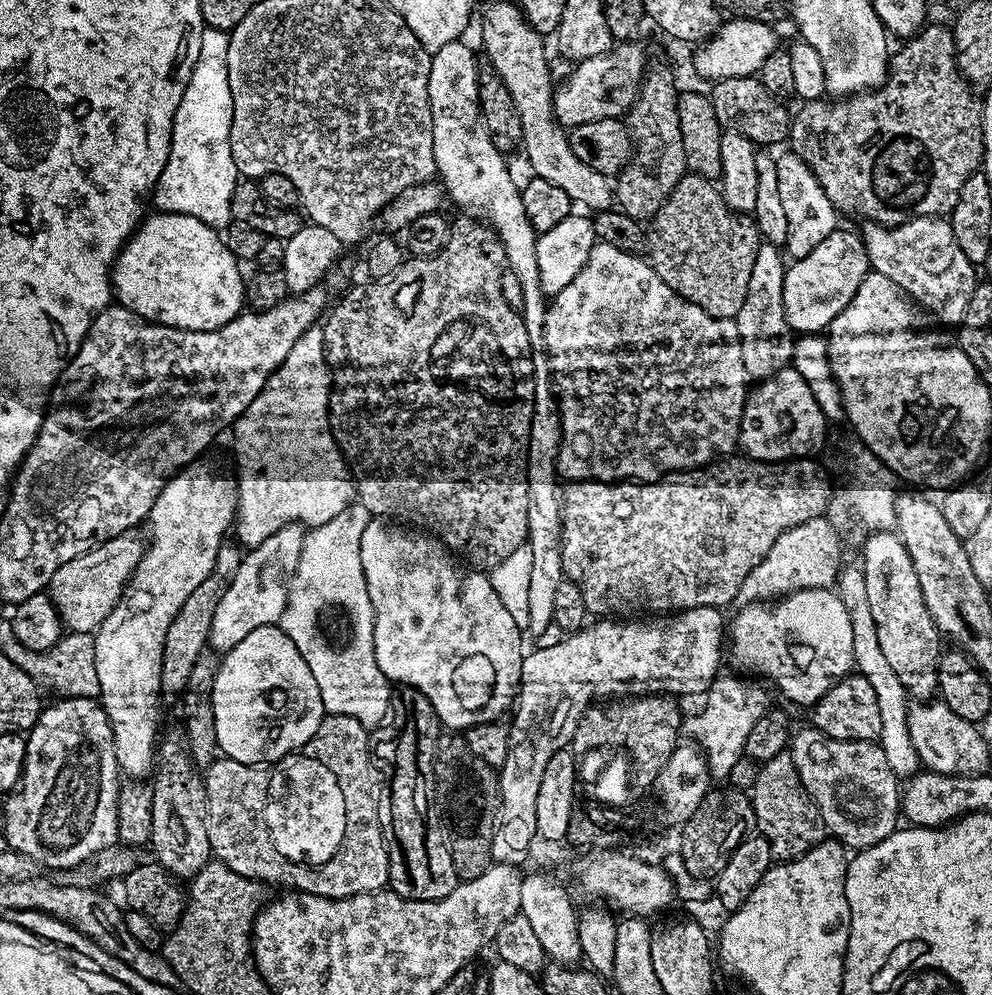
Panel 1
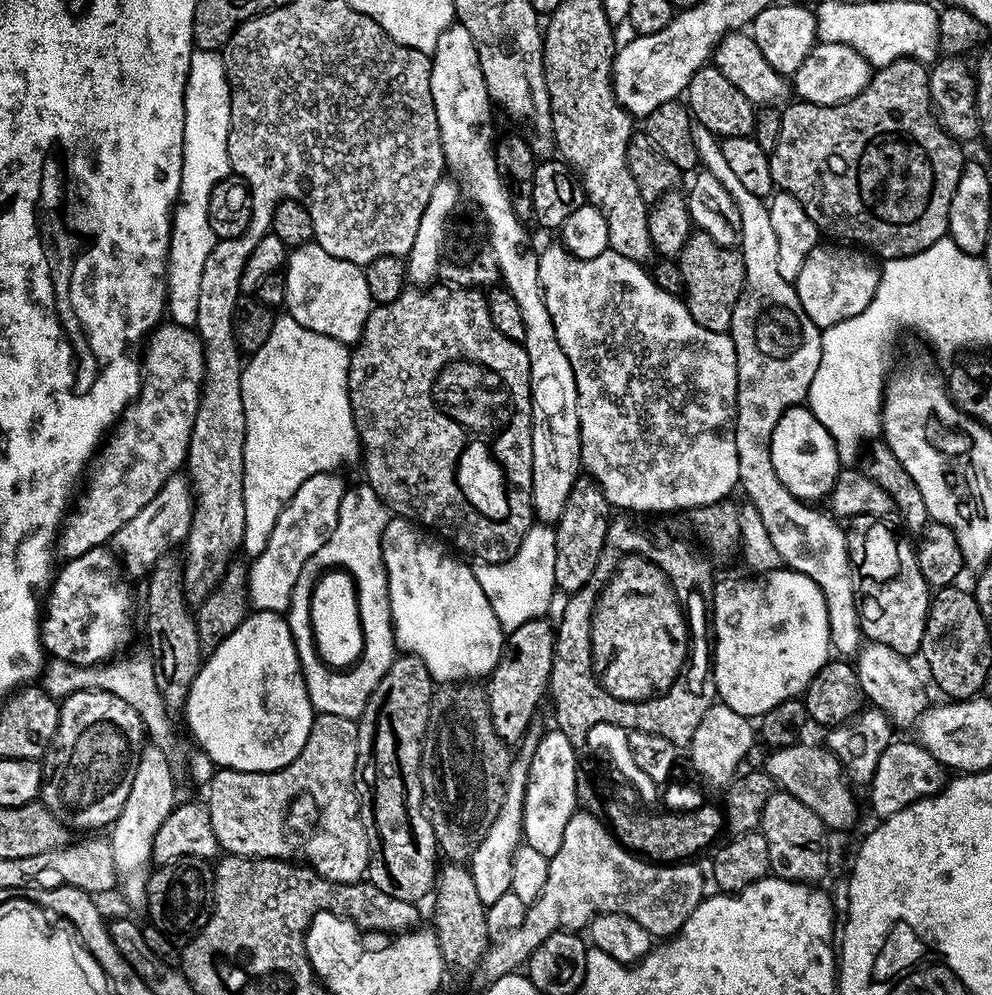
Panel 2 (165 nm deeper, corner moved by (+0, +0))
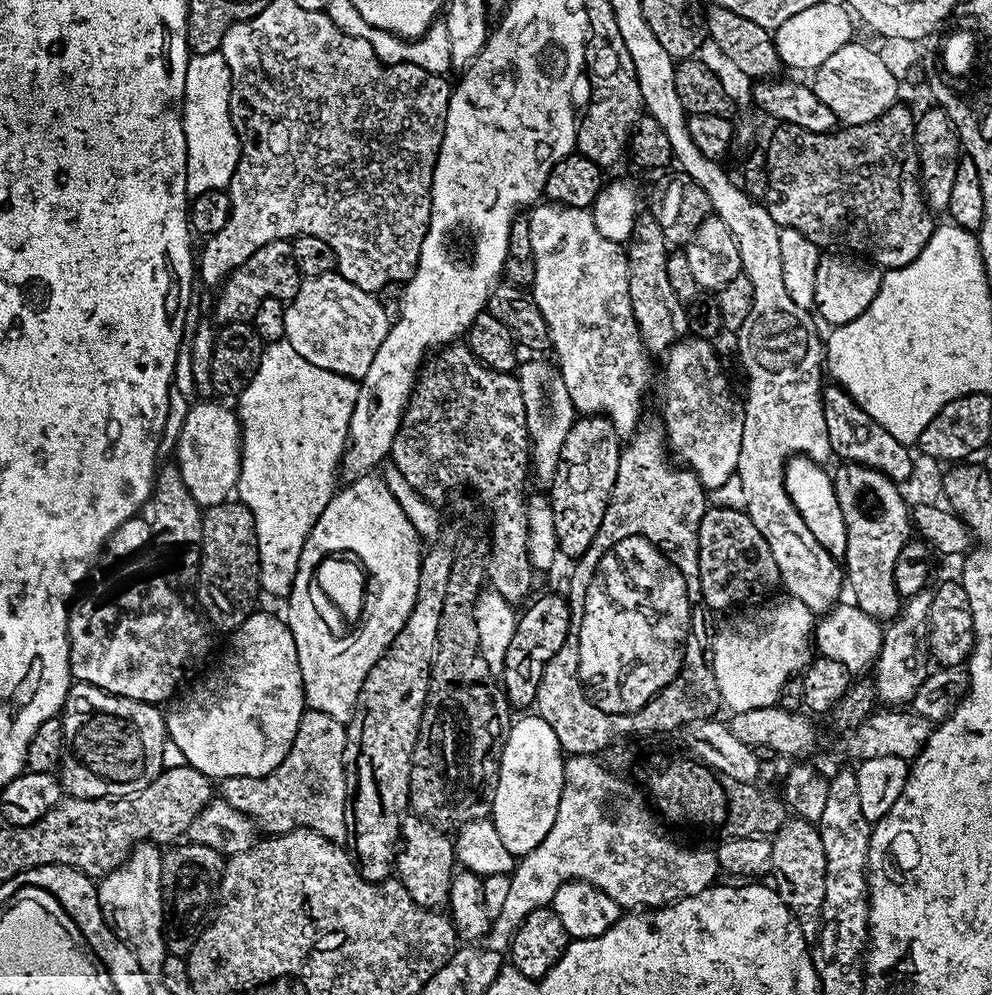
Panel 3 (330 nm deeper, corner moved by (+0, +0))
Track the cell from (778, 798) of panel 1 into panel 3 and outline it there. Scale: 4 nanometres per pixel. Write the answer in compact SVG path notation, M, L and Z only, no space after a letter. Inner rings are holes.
M789 818L771 837L771 842L772 872L776 876L774 887L794 914L802 934L815 938L820 933L820 911L826 898L826 853L817 825L811 819Z

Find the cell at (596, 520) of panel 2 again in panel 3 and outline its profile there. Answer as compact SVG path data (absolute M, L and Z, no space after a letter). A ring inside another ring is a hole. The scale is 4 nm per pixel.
M584 414L570 426L550 487L554 533L557 535L559 551L564 556L578 558L586 554L590 542L594 542L594 534L598 534L602 526L610 494L616 485L621 451L622 437L616 433L606 416Z

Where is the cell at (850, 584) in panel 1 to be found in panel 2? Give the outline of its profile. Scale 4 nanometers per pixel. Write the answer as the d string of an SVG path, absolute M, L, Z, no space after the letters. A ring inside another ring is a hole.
M699 126L693 127L692 137L694 138L694 146L696 152L700 156L700 164L714 176L726 188L730 195L736 200L738 214L741 215L741 236L738 245L740 257L744 259L744 289L740 295L740 300L734 306L734 318L732 319L732 327L730 335L734 346L736 347L736 361L738 362L738 390L736 391L736 445L738 446L738 474L740 475L739 487L744 488L747 499L755 506L759 514L761 514L762 522L765 523L766 530L769 531L770 542L772 543L773 551L777 557L780 556L785 565L791 568L793 572L801 572L806 574L806 578L810 578L822 590L822 598L826 598L826 610L828 611L828 621L830 622L830 642L832 643L832 652L840 658L852 658L859 653L860 649L866 643L864 631L860 629L860 605L856 599L856 582L852 570L852 563L848 557L848 537L845 529L840 529L835 519L827 511L821 510L819 507L813 506L811 503L798 500L792 493L787 492L782 486L782 482L778 478L778 474L774 470L774 462L770 458L770 442L774 434L774 426L778 426L778 418L782 418L782 414L786 410L803 405L808 398L810 390L810 382L814 382L814 374L818 370L818 362L822 358L822 338L820 337L821 329L813 320L806 314L806 310L802 310L802 302L798 302L798 294L796 293L796 285L791 280L782 278L782 274L778 270L778 237L774 235L774 226L770 222L770 214L768 213L768 204L763 199L754 194L750 194L750 190L746 190L746 186L742 186L742 182L738 182L738 177L734 175L734 170L730 170L730 166L726 163L726 158L722 158L722 150L720 149L720 140L712 135L710 130Z

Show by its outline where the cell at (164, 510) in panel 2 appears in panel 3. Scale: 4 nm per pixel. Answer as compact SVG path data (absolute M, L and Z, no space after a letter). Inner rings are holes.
M212 400L194 405L185 414L174 456L174 463L182 474L182 482L186 482L186 490L190 490L194 502L198 502L201 509L229 499L236 492L236 484L240 481L239 415L224 405L227 403Z

